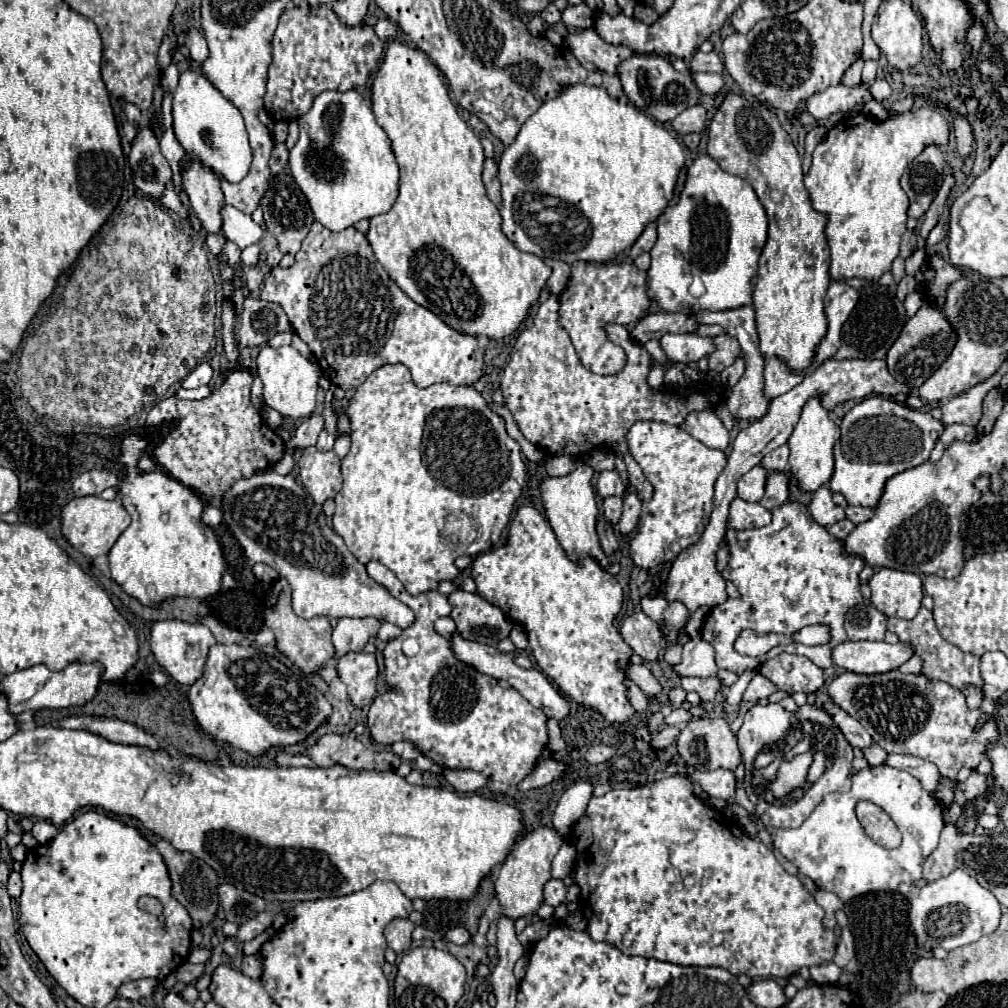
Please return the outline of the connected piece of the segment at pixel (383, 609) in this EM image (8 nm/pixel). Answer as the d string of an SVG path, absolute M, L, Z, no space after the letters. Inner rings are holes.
M263 470L253 474L247 480L237 480L233 488L223 496L223 518L233 530L235 538L245 550L245 556L251 562L263 562L275 568L279 574L287 578L293 588L293 610L301 618L313 616L329 616L329 618L377 618L391 622L399 628L409 628L415 622L415 614L409 606L399 602L395 596L389 594L385 586L375 582L367 572L365 566L347 550L343 538L327 526L325 514L315 508L311 496L299 486L293 476L281 476L273 470Z

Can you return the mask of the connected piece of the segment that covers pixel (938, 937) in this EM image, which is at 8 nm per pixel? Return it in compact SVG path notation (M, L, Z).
M961 868L923 886L919 890L919 896L911 900L909 910L909 920L915 930L917 944L929 952L937 946L953 950L971 944L981 936L995 932L999 926L999 918L1001 918L999 900Z

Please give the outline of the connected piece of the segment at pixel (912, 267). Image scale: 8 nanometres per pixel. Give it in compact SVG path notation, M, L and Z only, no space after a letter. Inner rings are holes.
M921 242L919 244L919 248L905 260L905 268L907 268L907 274L909 276L915 276L917 272L919 272L919 268L923 266L923 262L925 262L925 258L927 258L927 252L925 252L925 244Z

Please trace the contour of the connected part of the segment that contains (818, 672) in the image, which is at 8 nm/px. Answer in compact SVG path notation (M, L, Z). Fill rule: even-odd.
M785 652L763 662L759 666L759 672L787 694L817 692L825 682L823 668L813 664L805 656Z

